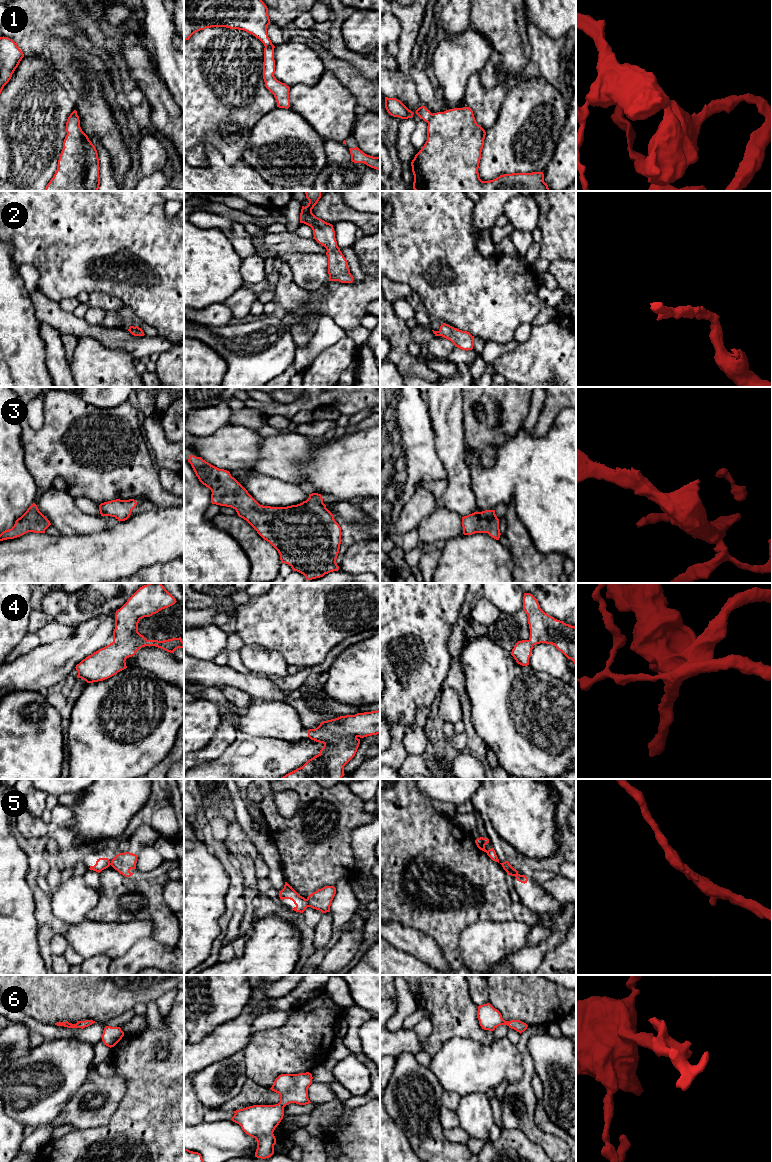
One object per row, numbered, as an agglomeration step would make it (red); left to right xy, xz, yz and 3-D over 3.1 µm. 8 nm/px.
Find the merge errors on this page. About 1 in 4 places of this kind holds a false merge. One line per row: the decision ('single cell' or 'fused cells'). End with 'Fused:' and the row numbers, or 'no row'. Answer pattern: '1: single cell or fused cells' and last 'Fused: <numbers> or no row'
1: fused cells
2: single cell
3: single cell
4: fused cells
5: fused cells
6: single cell
Fused: 1, 4, 5

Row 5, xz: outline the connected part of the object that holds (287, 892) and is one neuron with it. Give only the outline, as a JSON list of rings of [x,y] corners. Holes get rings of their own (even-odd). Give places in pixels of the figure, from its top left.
[[[285,882],[284,888],[279,891],[279,897],[281,900],[292,900],[296,905],[292,910],[296,912],[303,913],[308,907],[306,899],[298,894],[287,882]]]

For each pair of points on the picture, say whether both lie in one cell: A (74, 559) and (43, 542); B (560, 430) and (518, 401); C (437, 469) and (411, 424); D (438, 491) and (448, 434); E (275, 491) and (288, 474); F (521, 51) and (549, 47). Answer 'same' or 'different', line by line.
A: same
B: different
C: same
D: different
E: different
F: different

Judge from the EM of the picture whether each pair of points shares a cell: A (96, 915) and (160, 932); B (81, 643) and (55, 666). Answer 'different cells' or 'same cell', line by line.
A: same cell
B: same cell

